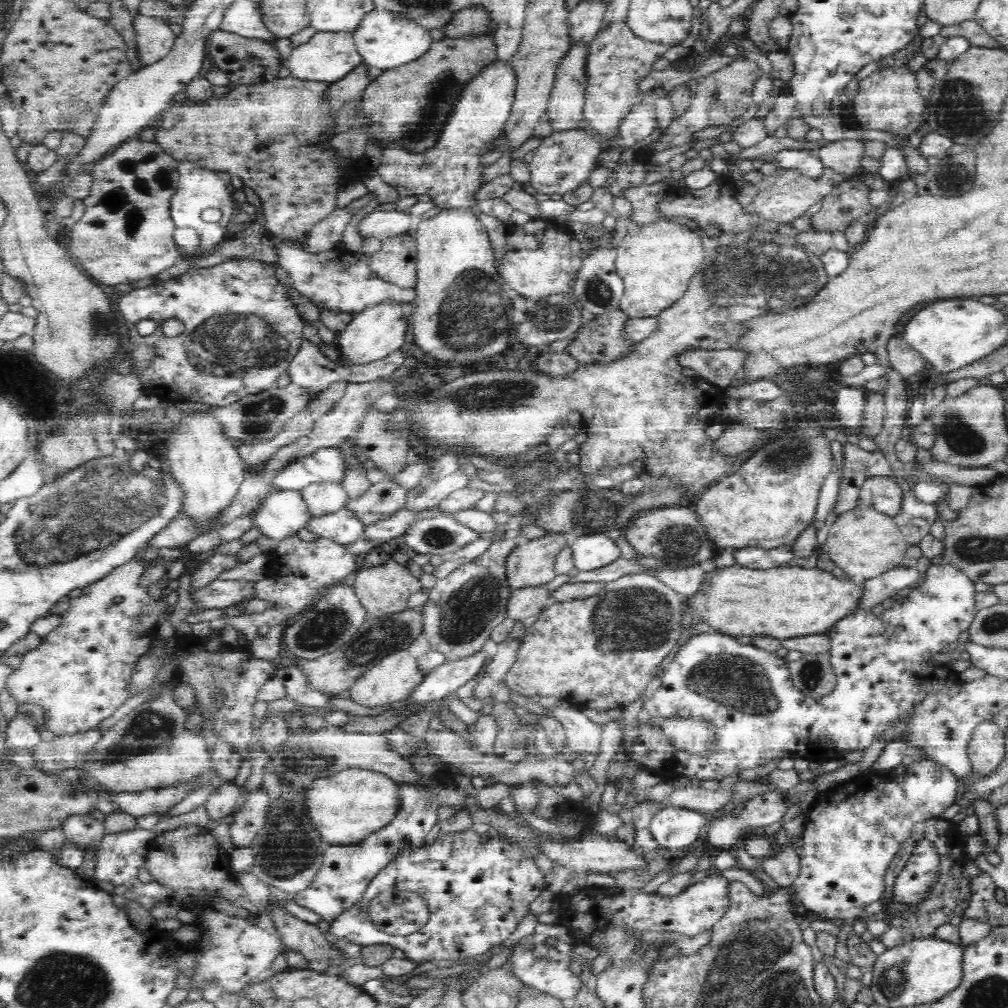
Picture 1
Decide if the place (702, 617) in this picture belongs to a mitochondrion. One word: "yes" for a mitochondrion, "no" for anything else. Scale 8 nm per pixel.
no

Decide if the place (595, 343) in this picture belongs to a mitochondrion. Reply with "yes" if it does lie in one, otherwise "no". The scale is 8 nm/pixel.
no

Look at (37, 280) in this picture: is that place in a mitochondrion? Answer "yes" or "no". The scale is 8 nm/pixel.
no

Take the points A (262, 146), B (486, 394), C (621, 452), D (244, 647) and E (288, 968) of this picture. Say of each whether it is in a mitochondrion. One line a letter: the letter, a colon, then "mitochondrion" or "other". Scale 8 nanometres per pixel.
A: other
B: mitochondrion
C: other
D: other
E: other

